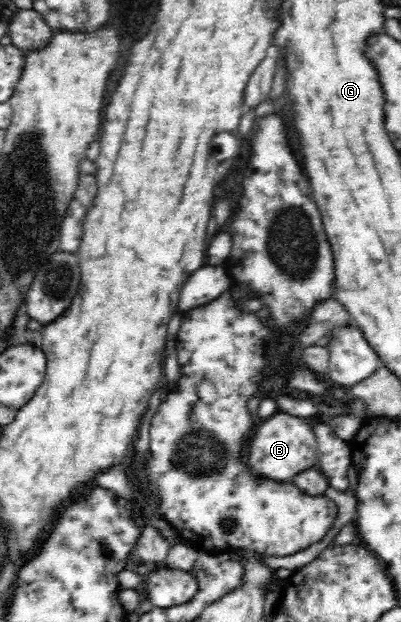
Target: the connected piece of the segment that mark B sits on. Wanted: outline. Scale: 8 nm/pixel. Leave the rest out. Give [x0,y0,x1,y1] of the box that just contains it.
[246,411,318,481]

